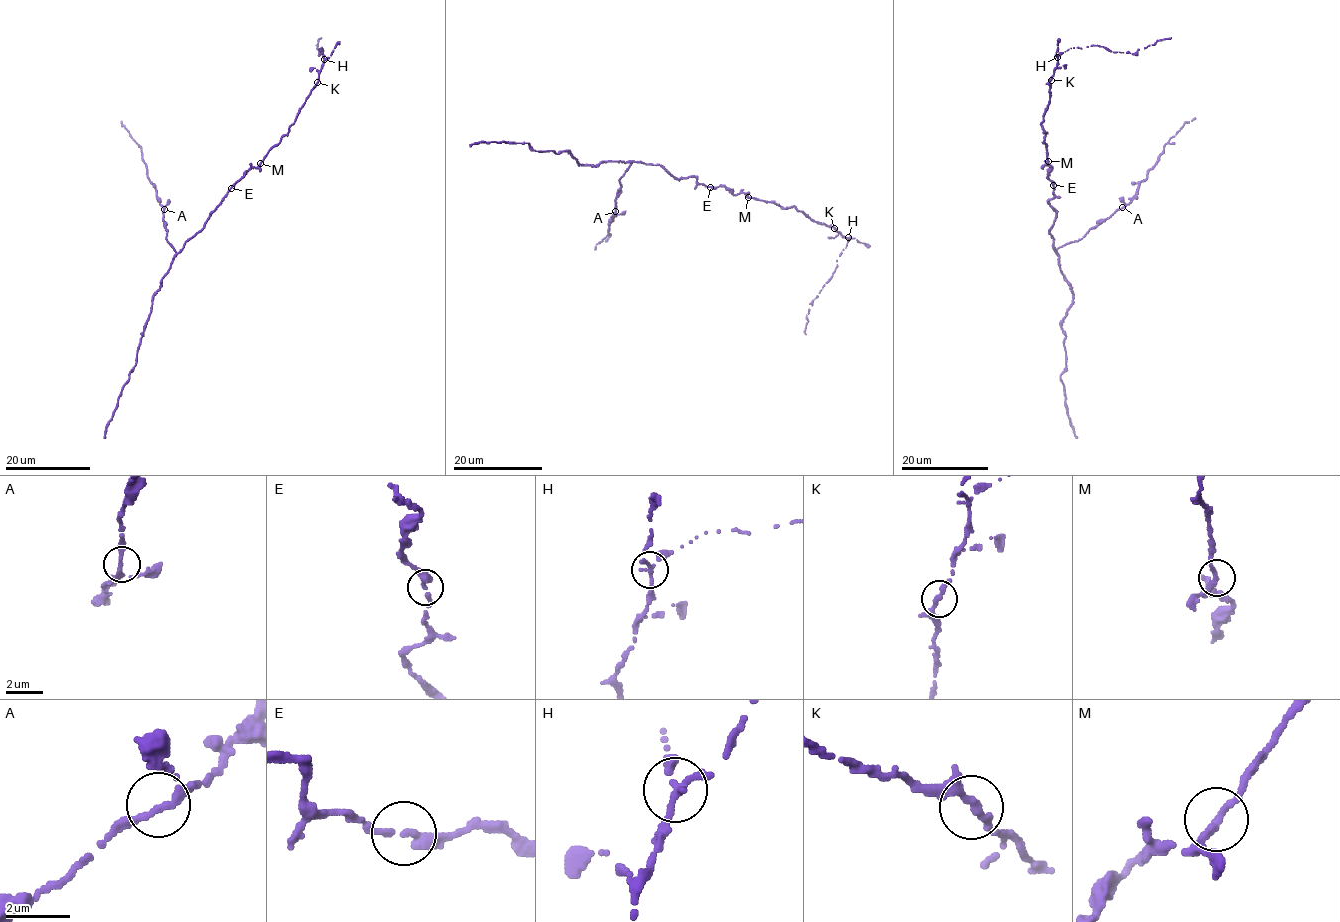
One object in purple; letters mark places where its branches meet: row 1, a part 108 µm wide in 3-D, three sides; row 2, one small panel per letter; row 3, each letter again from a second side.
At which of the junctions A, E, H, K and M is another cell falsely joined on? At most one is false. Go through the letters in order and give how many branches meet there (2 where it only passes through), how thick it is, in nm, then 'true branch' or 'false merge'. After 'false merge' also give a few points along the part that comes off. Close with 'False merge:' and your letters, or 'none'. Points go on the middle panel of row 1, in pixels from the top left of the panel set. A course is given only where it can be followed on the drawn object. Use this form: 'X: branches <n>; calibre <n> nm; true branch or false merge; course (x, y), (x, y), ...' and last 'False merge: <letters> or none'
A: branches 2; calibre 240 nm; true branch
E: branches 2; calibre 260 nm; true branch
H: branches 2; calibre 240 nm; false merge; course (849, 238), (832, 278), (813, 300), (806, 315), (806, 334)
K: branches 2; calibre 240 nm; true branch
M: branches 2; calibre 240 nm; true branch
False merge: H

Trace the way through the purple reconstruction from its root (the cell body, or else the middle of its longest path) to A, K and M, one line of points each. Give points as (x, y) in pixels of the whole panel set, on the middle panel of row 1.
A: (718, 186), (707, 187), (691, 176), (676, 178), (659, 165), (631, 162), (619, 179), (615, 211)
K: (718, 186), (783, 208), (794, 206), (816, 222), (834, 228)
M: (718, 186), (722, 185), (734, 194), (743, 192), (748, 197)

